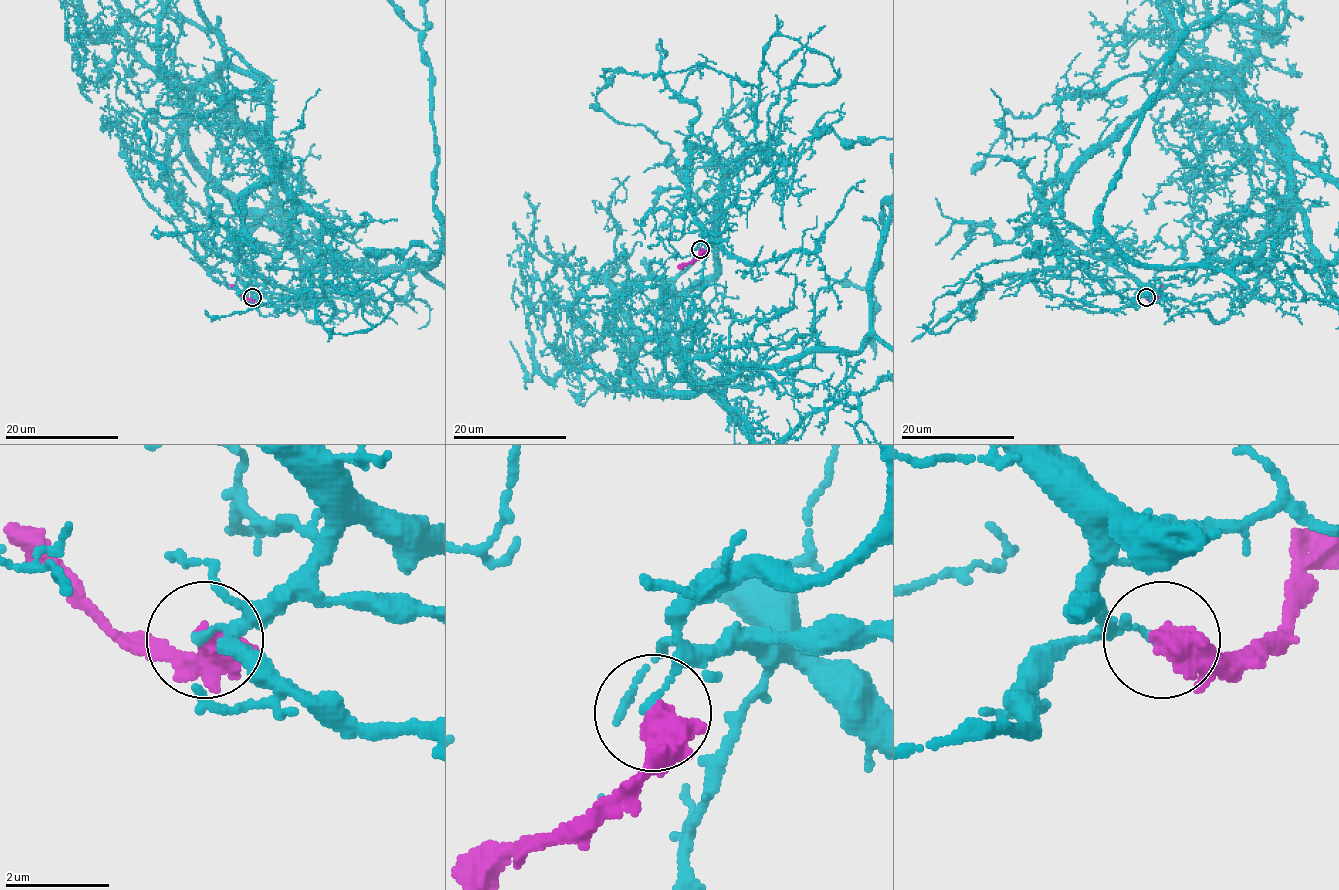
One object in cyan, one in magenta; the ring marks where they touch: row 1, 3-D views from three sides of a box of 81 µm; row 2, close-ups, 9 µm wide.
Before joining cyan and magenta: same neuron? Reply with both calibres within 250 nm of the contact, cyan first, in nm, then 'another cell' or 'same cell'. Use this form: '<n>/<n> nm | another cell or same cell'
140/600 nm | another cell

